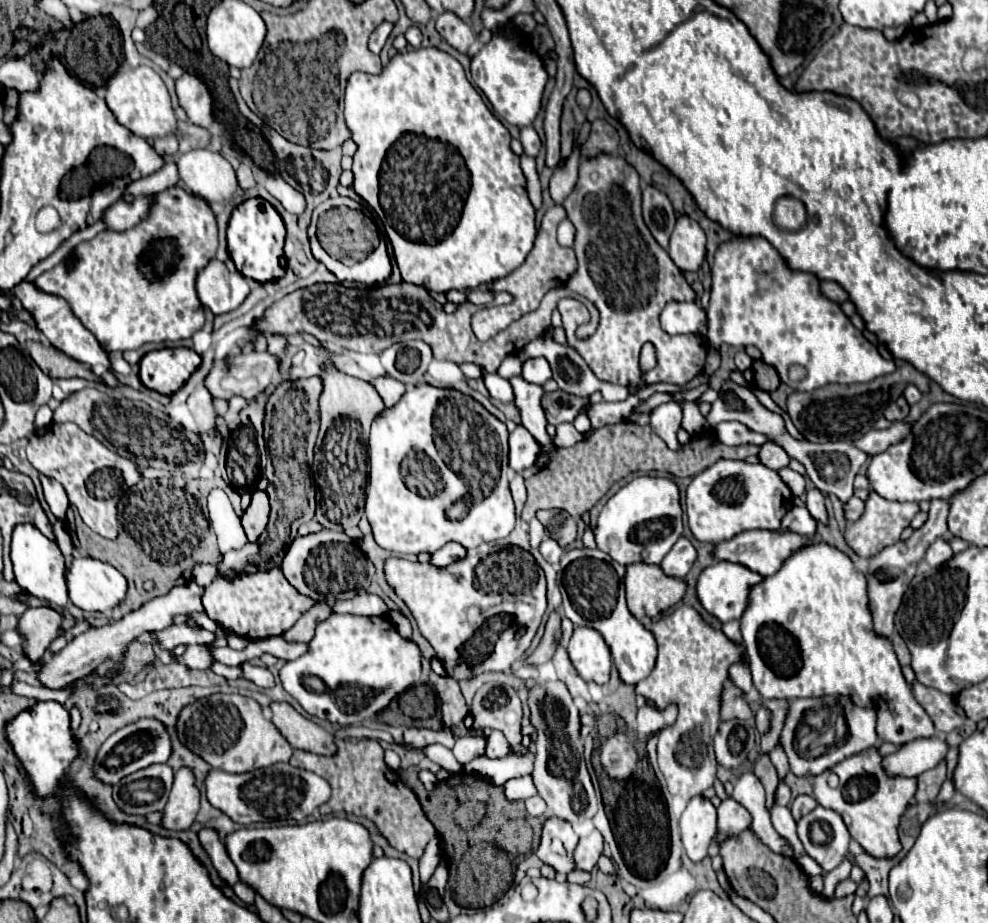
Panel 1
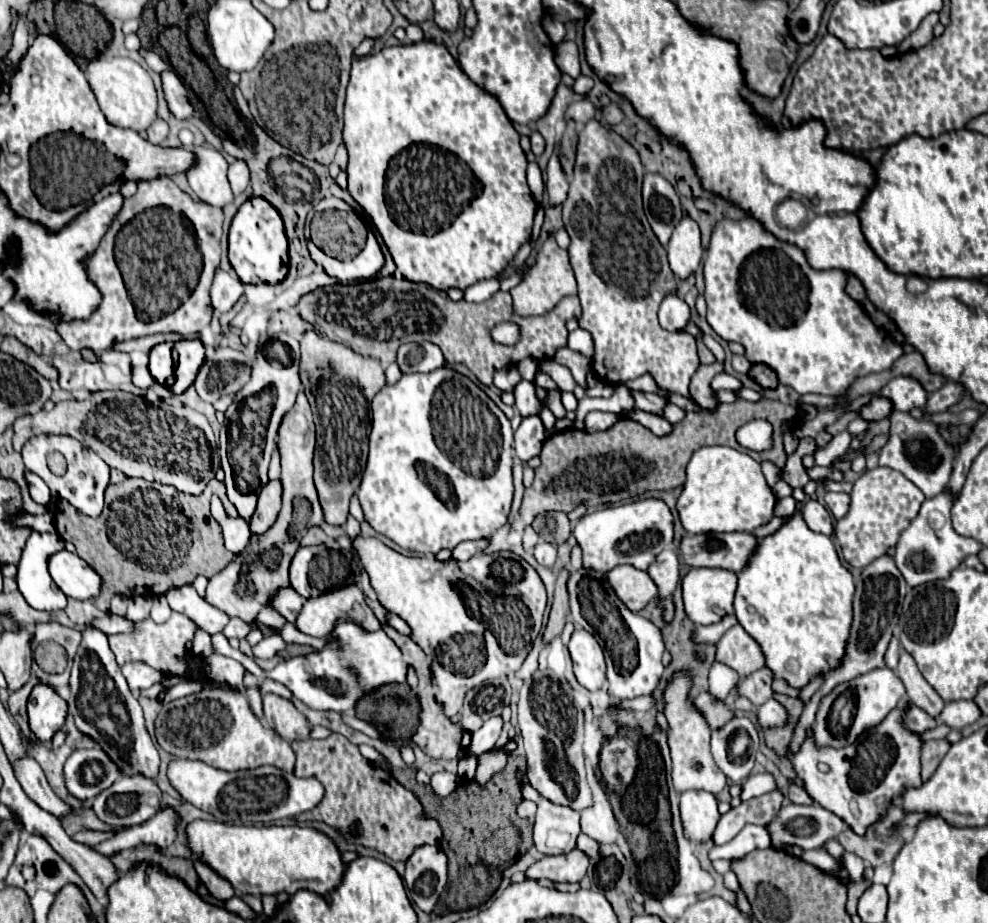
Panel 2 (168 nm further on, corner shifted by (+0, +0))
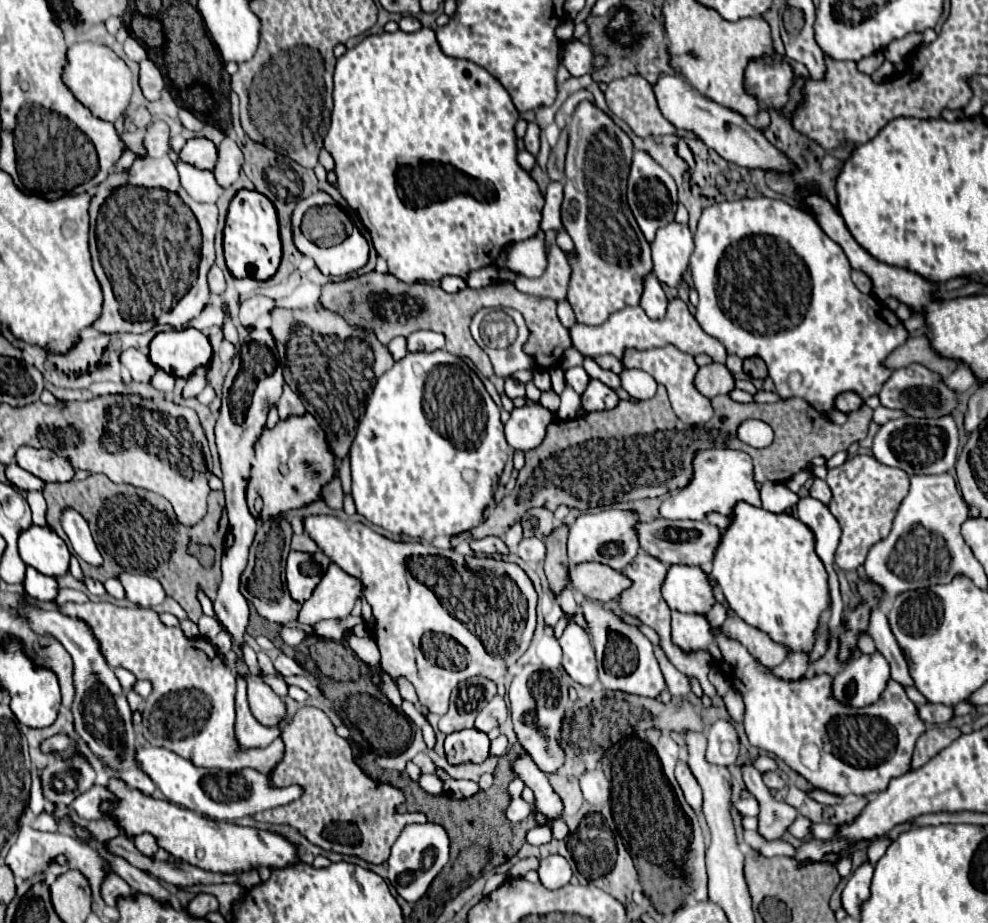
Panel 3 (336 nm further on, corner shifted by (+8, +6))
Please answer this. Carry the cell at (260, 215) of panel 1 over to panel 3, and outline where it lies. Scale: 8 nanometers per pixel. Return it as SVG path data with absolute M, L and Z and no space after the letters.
M240 190L232 198L224 228L224 254L226 254L228 270L234 278L248 276L256 280L268 280L276 274L282 256L278 214L274 204L264 194L256 190Z

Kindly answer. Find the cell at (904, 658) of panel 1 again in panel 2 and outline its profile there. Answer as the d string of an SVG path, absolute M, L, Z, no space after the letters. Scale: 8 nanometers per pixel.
M894 636L894 638L890 640L890 646L888 646L888 650L886 650L886 656L884 656L884 660L886 660L886 666L894 670L894 668L898 666L898 656L900 656L900 640Z

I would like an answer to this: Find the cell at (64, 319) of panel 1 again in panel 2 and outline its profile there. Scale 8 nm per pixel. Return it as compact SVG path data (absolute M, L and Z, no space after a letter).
M104 350L100 354L100 358L102 358L104 364L120 364L120 370L130 374L130 358L128 358L128 354L116 352L116 350Z

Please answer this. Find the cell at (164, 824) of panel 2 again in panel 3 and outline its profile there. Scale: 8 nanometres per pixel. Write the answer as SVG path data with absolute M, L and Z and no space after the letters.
M150 834L136 836L136 838L134 838L134 846L136 846L144 856L148 856L148 858L154 858L154 854L156 854L156 850L158 850L158 844L156 844L154 836L150 836Z

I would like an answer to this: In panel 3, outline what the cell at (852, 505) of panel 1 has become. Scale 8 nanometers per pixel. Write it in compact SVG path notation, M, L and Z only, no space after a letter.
M814 478L814 484L812 484L812 488L810 488L810 496L816 498L816 500L820 500L820 502L824 502L824 504L828 504L832 492L830 492L830 488L828 488L828 484L826 484L824 480Z

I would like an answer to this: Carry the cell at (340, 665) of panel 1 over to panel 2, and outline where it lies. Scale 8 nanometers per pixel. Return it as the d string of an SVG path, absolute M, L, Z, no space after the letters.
M338 620L322 650L284 660L268 672L268 678L284 684L294 698L302 700L308 708L346 712L354 710L364 696L372 694L380 686L406 682L406 672L408 664L402 658L400 648L384 634L384 630L370 632L356 622Z

